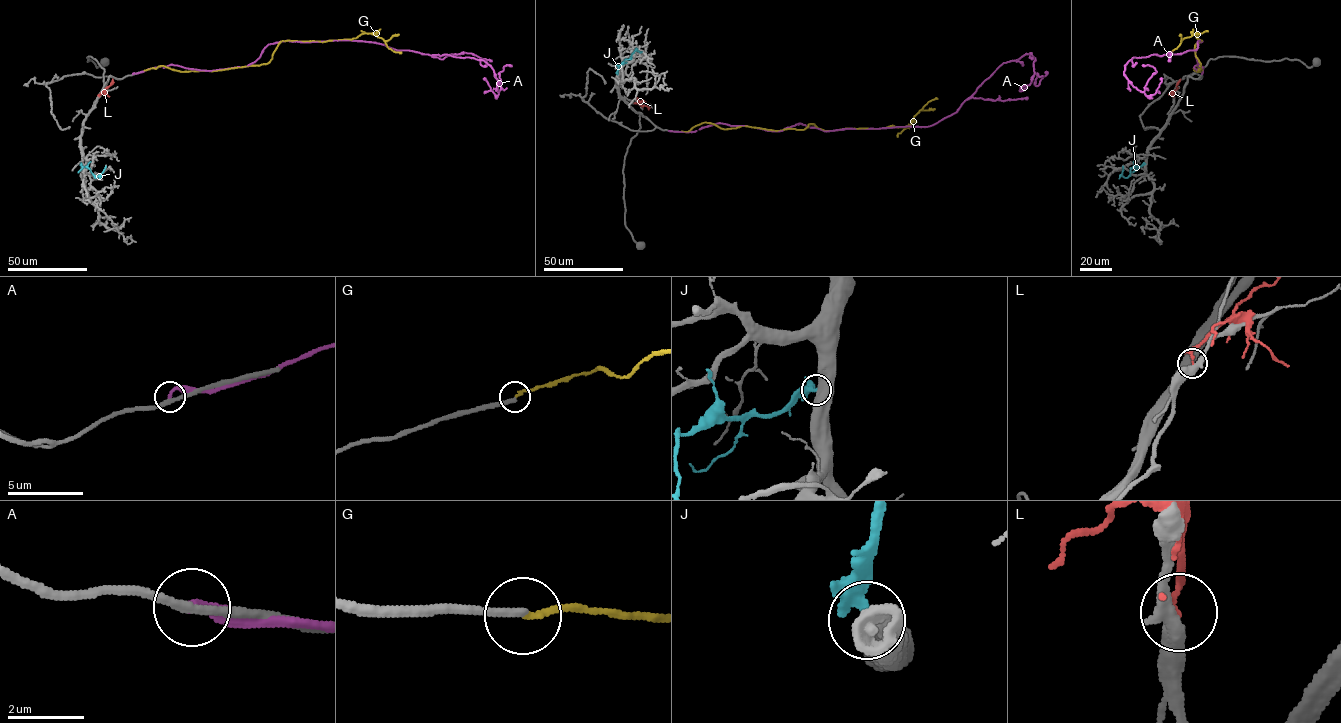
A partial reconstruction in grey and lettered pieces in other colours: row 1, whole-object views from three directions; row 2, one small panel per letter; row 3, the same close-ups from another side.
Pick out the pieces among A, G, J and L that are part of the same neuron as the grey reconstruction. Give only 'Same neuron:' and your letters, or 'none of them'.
Same neuron: none of them

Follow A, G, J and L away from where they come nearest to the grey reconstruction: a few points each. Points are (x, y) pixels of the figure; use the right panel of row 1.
A: (1201, 74), (1199, 40), (1196, 50), (1130, 60), (1124, 75), (1142, 91), (1156, 72), (1143, 65)
G: (1202, 71), (1193, 67), (1200, 71), (1201, 67), (1195, 53), (1202, 40), (1198, 33), (1169, 52)
J: (1145, 164), (1130, 168), (1130, 175), (1125, 178), (1121, 174), (1123, 166)
L: (1174, 96), (1180, 79)

